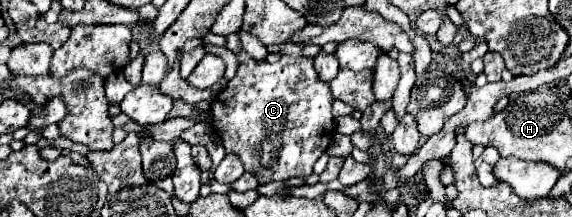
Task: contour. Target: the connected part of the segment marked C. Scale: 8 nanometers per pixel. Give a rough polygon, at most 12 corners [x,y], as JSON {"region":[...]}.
{"region":[[239,55],[211,103],[261,185],[309,177],[335,133],[313,59]]}

